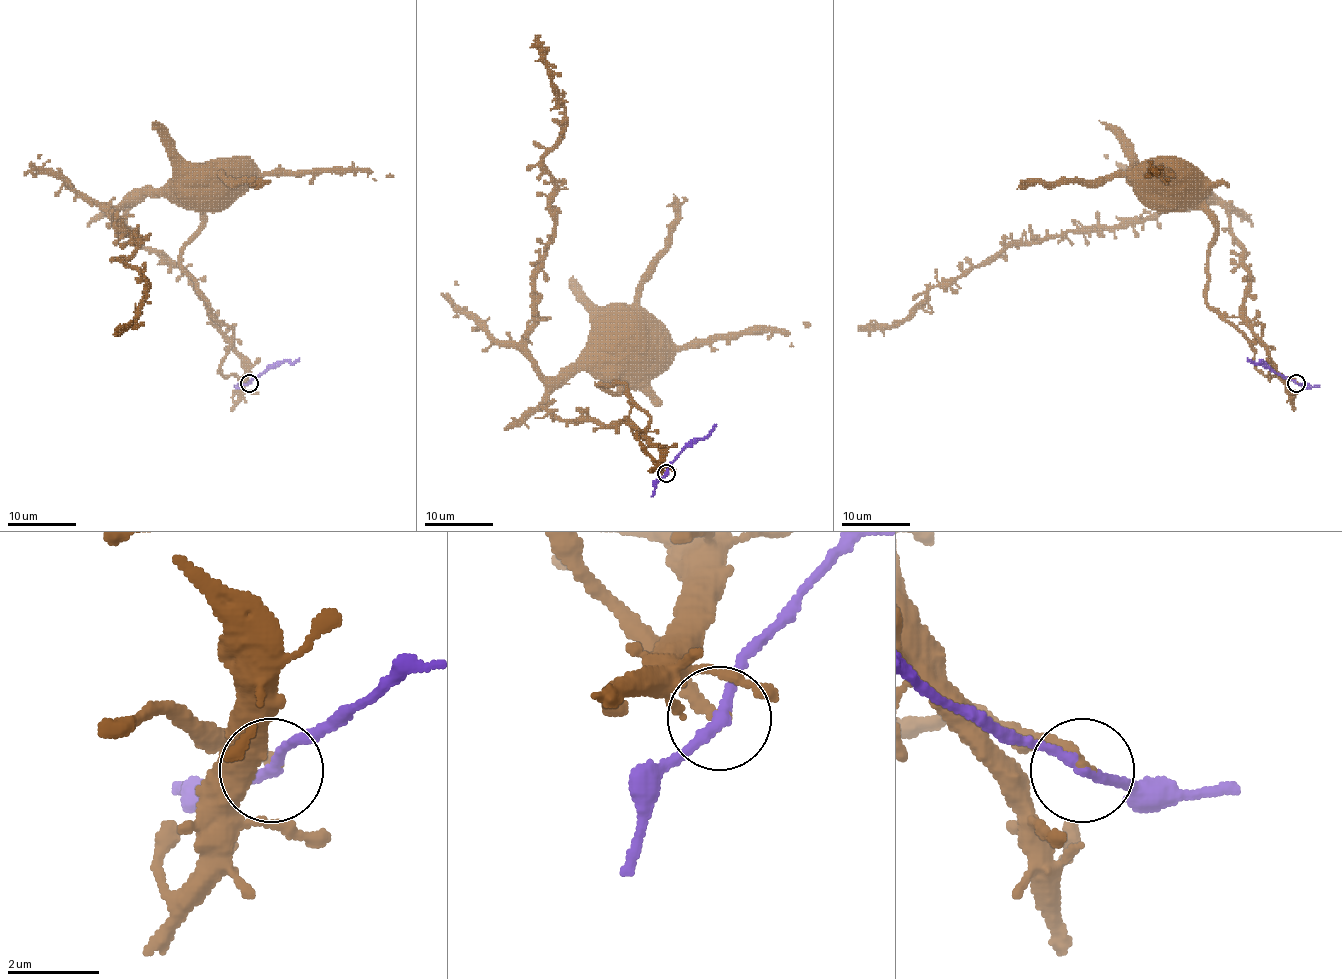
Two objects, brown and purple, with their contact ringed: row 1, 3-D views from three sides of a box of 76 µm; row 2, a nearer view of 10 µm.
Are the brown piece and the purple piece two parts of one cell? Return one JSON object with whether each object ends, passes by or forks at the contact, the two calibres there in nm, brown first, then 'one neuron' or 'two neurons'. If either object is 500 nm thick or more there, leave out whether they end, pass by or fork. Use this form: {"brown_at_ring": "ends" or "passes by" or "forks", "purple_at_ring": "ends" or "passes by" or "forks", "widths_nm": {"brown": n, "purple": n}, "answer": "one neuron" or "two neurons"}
{"brown_at_ring": "ends", "purple_at_ring": "passes by", "widths_nm": {"brown": 240, "purple": 220}, "answer": "two neurons"}

